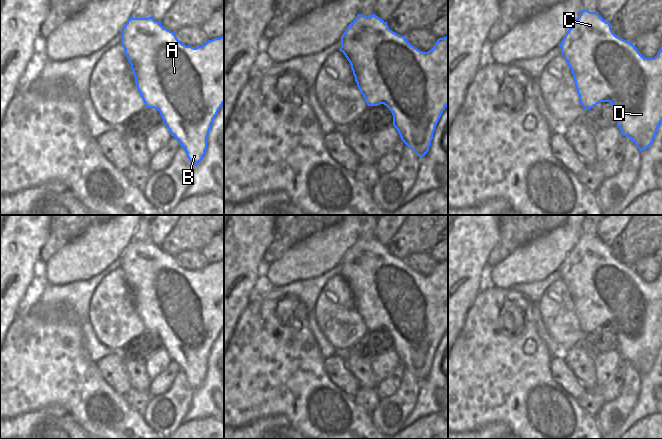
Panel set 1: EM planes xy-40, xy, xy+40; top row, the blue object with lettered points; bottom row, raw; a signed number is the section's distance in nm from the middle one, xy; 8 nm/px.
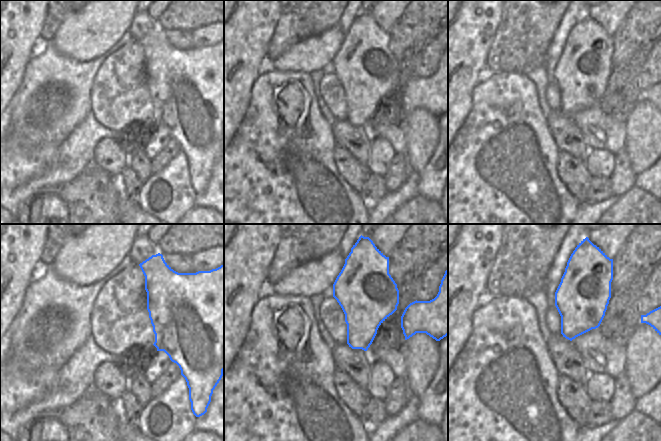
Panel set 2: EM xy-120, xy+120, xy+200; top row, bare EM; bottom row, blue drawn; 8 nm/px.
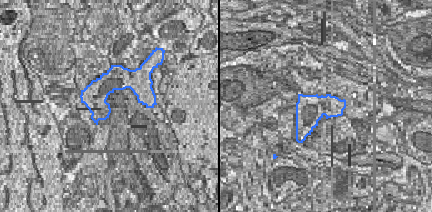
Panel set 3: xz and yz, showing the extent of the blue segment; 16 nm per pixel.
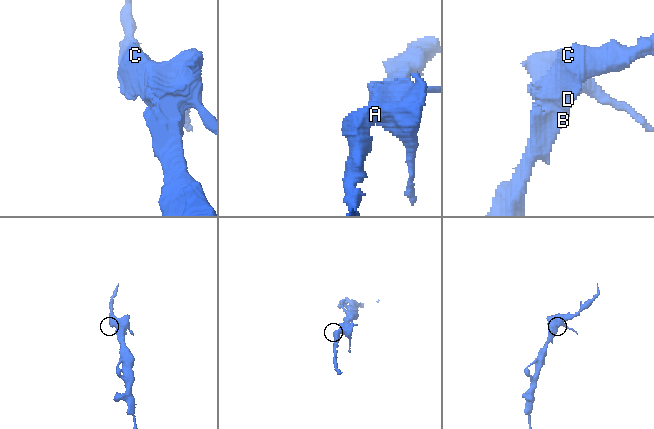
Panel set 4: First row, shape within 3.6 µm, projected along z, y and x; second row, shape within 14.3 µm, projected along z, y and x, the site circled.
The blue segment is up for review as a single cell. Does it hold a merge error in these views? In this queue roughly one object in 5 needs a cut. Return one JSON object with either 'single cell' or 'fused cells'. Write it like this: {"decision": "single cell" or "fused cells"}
{"decision": "single cell"}

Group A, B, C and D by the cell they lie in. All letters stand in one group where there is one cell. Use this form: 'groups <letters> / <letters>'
groups A B C D

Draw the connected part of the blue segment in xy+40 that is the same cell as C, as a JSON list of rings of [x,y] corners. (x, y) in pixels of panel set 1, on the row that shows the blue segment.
[[[582,10],[559,46],[571,69],[583,108],[590,110],[600,102],[610,102],[617,111],[617,126],[622,135],[630,138],[640,151],[649,148],[662,121],[662,43],[654,58],[644,58],[631,42],[614,34],[610,23],[598,12]]]

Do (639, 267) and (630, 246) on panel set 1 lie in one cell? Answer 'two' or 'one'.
two

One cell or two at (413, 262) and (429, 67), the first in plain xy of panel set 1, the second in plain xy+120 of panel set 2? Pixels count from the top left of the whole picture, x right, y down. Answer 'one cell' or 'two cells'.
one cell

